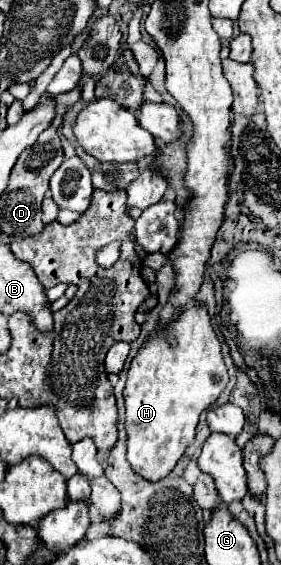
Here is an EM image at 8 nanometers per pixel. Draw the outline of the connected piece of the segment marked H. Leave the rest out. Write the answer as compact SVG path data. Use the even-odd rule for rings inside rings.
M204 306L182 312L182 316L170 324L170 332L174 332L178 340L174 348L162 340L162 332L154 332L154 336L144 342L130 364L124 389L128 462L136 474L150 482L168 476L178 464L180 456L194 440L198 416L216 402L228 382L220 342Z

